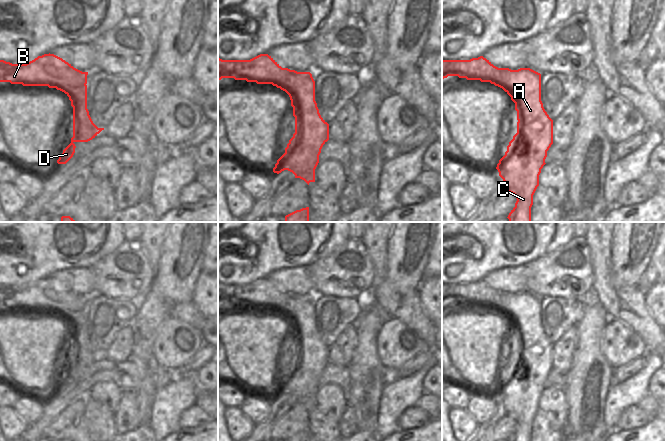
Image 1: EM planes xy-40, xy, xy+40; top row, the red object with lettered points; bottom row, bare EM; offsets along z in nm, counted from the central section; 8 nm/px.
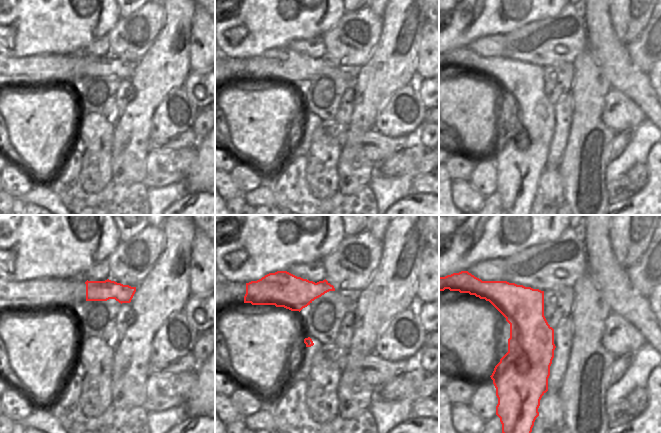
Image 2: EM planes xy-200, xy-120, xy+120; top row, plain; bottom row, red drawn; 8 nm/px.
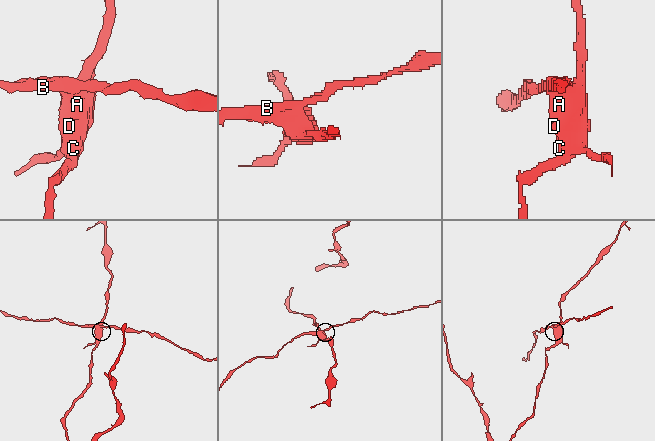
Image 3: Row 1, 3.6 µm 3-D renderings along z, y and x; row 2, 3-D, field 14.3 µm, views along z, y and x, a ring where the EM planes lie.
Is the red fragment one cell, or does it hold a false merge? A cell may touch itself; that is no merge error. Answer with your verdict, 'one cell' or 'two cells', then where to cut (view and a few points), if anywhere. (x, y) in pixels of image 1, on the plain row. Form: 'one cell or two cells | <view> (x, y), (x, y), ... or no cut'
two cells | xy (296, 295), (293, 295), (289, 299), (289, 303), (278, 311)

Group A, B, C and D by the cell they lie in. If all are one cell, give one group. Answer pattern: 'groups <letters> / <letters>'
groups A C D / B

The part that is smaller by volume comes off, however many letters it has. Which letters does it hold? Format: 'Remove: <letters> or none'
Remove: B.

